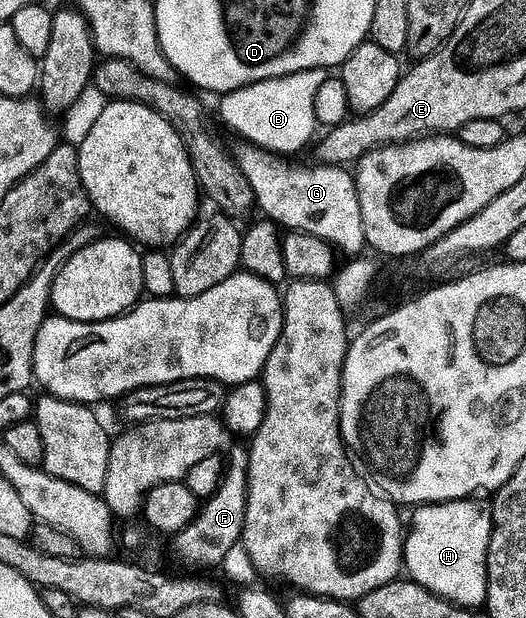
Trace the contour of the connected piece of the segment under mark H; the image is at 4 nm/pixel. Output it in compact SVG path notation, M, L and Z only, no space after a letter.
M447 508L425 513L412 534L412 570L419 581L452 599L476 600L484 593L484 563L488 556L490 522L485 518L471 518L464 508Z

